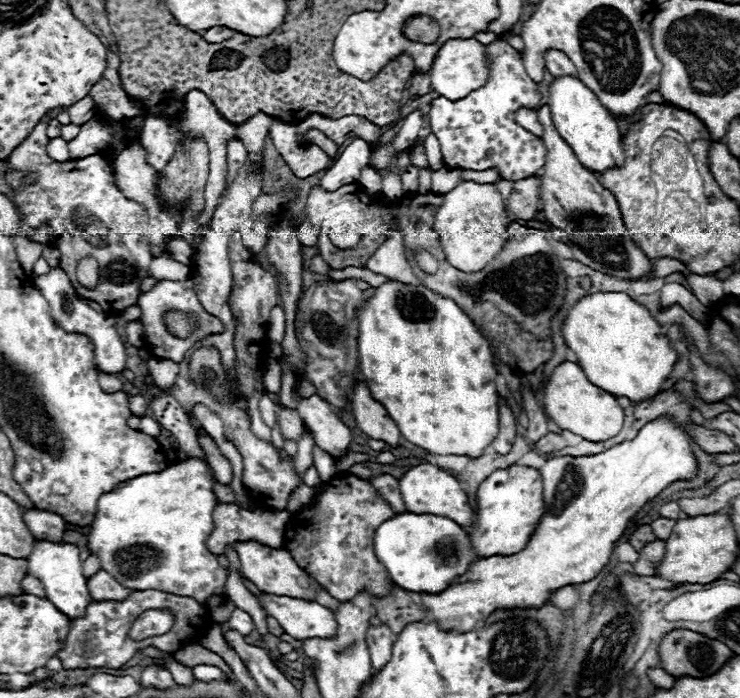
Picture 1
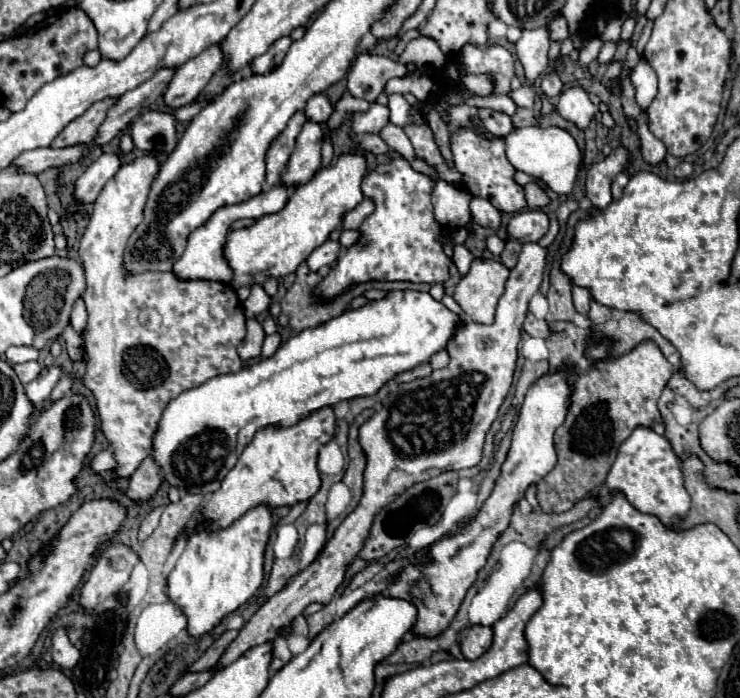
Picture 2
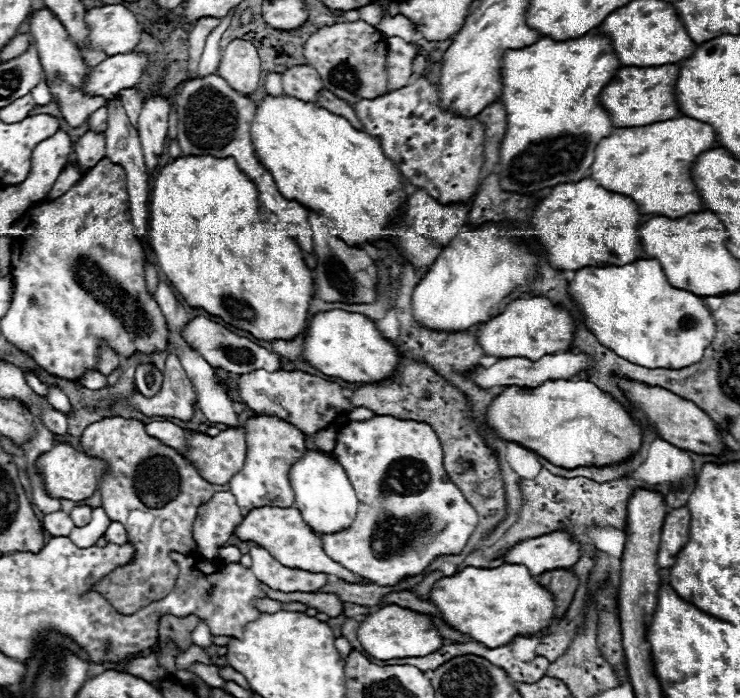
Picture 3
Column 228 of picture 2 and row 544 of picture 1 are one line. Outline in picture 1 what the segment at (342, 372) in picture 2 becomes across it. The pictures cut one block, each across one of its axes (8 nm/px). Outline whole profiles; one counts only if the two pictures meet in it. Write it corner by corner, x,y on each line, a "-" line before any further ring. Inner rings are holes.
414,512
396,514
378,526
374,532
374,554
400,588
430,594
446,590
456,576
462,576
468,566
478,560
466,530
462,530
456,522
434,514

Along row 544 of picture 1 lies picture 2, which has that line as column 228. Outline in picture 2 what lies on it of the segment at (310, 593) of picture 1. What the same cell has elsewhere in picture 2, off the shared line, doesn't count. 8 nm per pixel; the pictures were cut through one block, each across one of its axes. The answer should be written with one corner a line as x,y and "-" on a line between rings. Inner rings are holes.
344,154
338,158
334,166
322,168
314,174
314,178
294,190
288,198
284,210
262,216
254,220
250,226
234,230
226,236
224,242
224,258
232,268
232,286
254,286
264,284
266,278
284,278
292,274
302,260
310,256
310,252
322,246
330,232
340,226
342,214
356,208
362,202
360,184
366,174
366,160
360,154

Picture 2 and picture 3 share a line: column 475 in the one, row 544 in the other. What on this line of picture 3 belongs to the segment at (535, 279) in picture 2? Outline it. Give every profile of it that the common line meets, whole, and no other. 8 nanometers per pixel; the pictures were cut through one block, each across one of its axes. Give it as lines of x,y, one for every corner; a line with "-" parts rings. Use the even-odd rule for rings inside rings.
374,416
366,422
348,422
348,426
338,430
336,448
332,452
336,460
342,462
342,468
346,470
358,498
358,514
352,526
336,534
322,536
322,548
330,558
334,558
334,562
378,586
394,586
404,578
422,574
438,556
460,554
464,550
478,524
478,514
458,486
454,486
454,482
448,478
442,466
440,440
428,424
398,420
392,416

